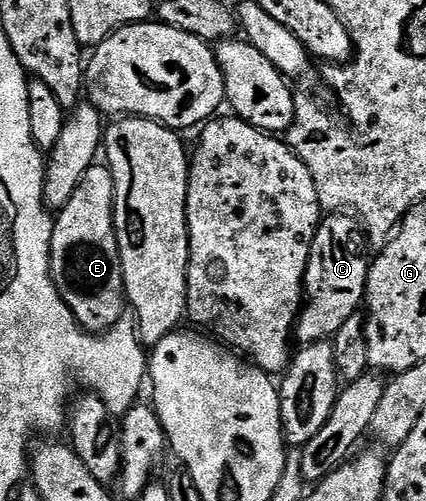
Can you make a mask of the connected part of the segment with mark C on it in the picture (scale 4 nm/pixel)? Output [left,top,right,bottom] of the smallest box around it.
[294,214,369,346]

